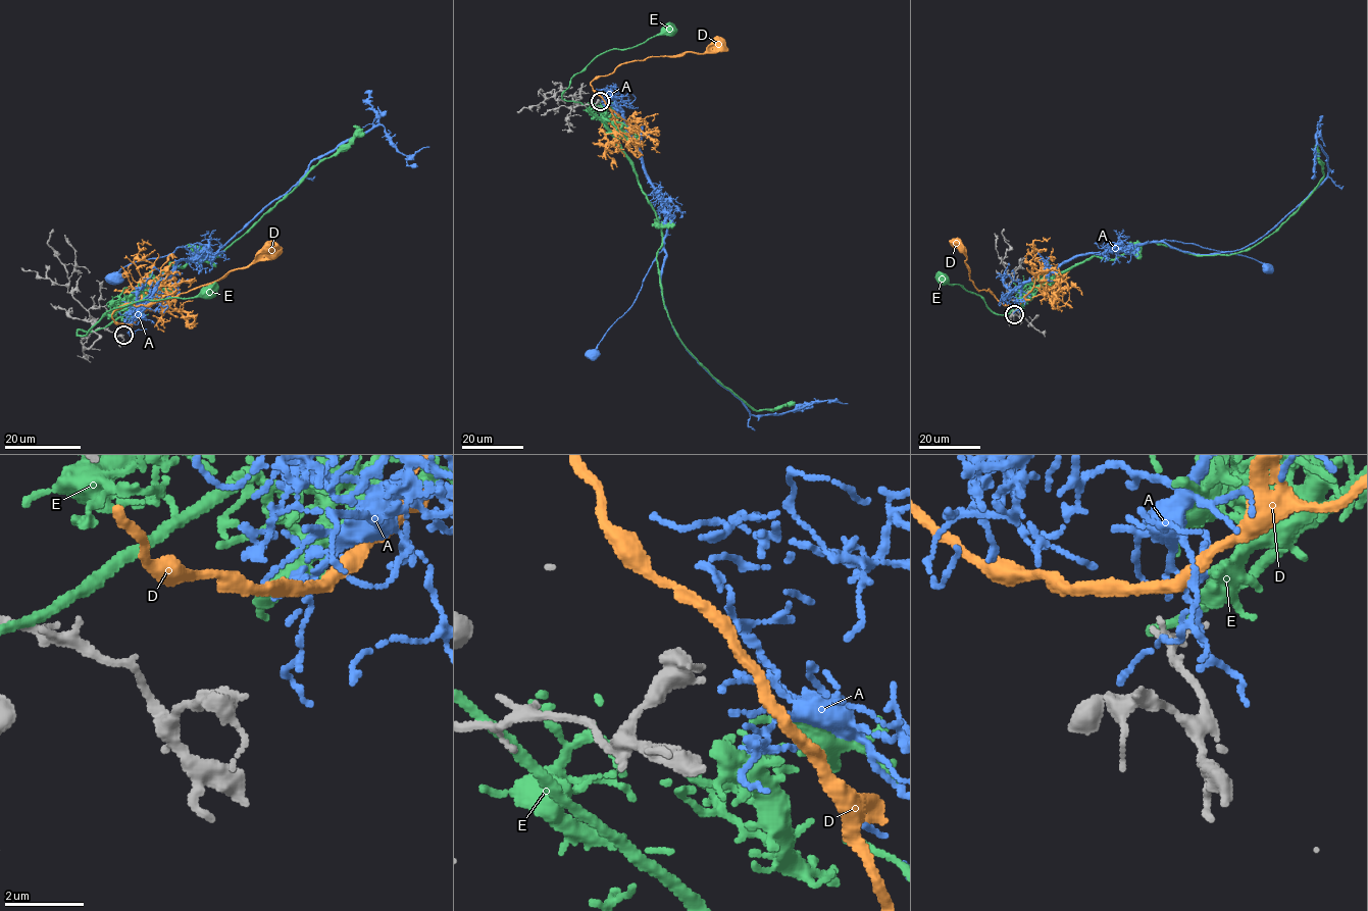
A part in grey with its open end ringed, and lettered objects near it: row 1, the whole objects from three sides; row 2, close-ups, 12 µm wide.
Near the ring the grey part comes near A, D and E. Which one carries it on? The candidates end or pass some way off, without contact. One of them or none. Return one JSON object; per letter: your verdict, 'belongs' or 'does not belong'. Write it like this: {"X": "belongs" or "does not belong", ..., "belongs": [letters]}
{"A": "does not belong", "D": "belongs", "E": "does not belong", "belongs": ["D"]}

